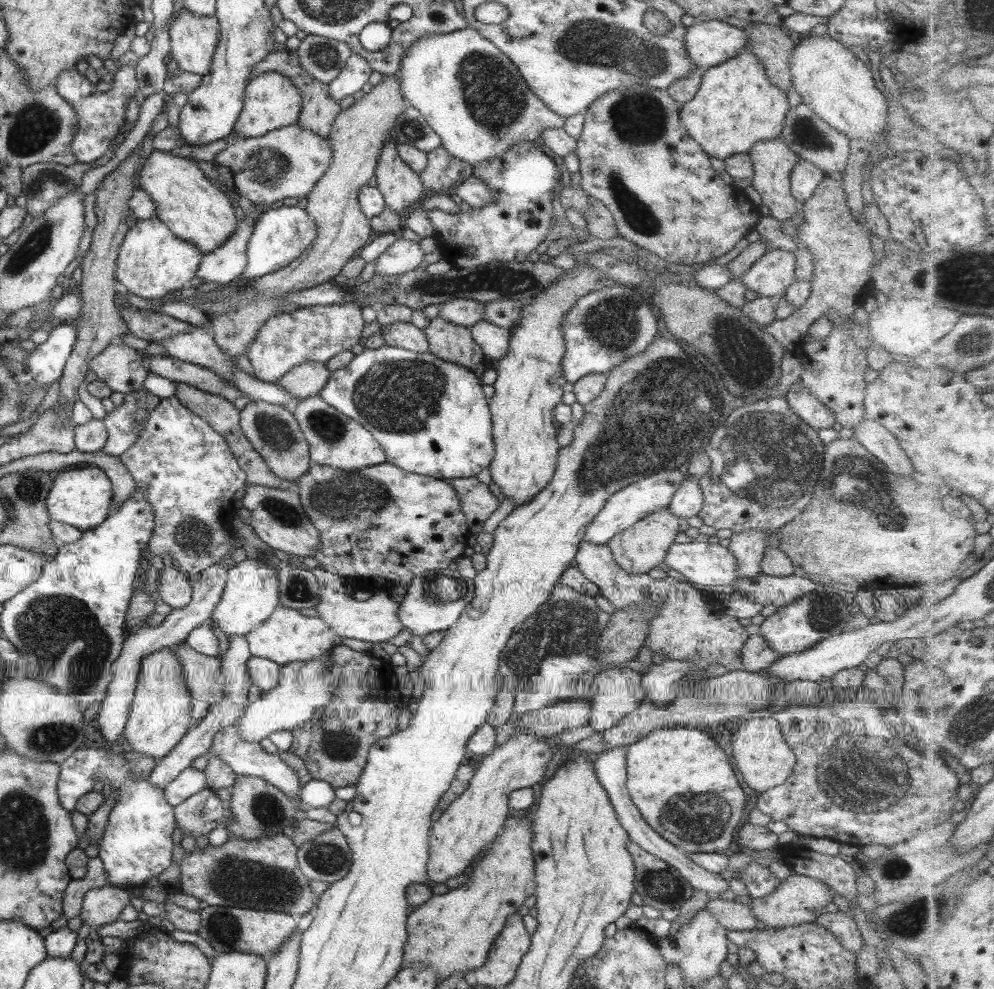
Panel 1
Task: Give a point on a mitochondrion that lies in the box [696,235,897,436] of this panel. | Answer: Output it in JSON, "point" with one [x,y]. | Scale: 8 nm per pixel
{"point":[748,363]}

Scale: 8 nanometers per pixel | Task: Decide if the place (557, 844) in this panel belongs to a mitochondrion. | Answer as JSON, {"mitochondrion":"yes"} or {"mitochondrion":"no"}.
{"mitochondrion":"yes"}

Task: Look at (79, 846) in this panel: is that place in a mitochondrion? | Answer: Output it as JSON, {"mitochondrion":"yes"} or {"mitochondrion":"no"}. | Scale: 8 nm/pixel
{"mitochondrion":"no"}

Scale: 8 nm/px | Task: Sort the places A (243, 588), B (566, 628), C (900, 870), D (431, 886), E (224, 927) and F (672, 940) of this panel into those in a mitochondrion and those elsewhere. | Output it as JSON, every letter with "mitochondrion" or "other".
{"A":"other","B":"mitochondrion","C":"mitochondrion","D":"other","E":"mitochondrion","F":"other"}

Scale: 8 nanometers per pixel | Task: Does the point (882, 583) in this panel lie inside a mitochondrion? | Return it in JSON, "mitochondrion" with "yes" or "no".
{"mitochondrion":"no"}

